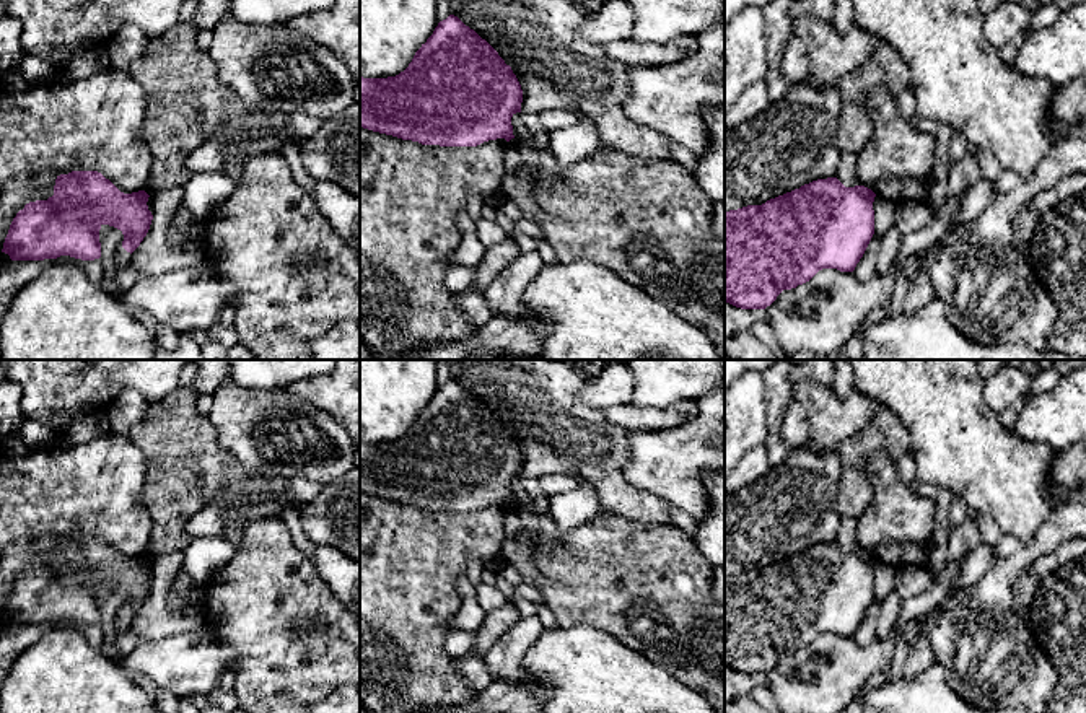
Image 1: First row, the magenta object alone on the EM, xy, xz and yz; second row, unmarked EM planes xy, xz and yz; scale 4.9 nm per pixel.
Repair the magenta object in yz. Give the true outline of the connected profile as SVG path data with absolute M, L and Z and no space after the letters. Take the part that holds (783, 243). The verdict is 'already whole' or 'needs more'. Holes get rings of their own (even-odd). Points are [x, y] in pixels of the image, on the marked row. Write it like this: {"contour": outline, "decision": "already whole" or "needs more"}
{"contour": "M837 177L817 179L791 192L725 213L725 303L741 309L765 309L783 290L809 282L822 269L853 272L874 234L876 194L845 187Z", "decision": "already whole"}

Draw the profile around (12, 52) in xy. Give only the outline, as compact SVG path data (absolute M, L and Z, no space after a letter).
M10 15L0 16L0 70L16 70L24 50L21 42L21 21Z

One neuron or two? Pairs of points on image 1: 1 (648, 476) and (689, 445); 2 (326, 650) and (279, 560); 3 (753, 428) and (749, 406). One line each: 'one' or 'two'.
1: one
2: one
3: one

